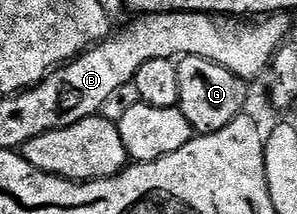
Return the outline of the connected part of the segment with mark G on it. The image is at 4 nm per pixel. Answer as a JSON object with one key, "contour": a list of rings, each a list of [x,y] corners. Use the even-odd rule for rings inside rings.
{"contour":[[[185,55],[178,60],[181,77],[181,97],[178,108],[185,113],[192,132],[207,134],[225,129],[238,115],[244,114],[248,84],[229,69],[209,61],[205,57]]]}

